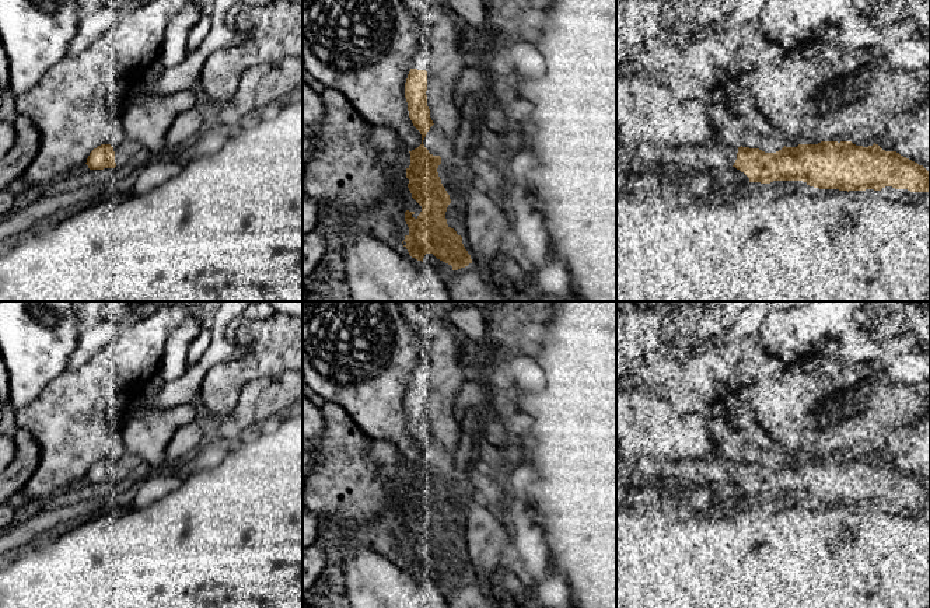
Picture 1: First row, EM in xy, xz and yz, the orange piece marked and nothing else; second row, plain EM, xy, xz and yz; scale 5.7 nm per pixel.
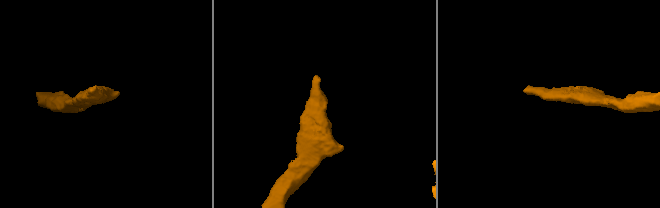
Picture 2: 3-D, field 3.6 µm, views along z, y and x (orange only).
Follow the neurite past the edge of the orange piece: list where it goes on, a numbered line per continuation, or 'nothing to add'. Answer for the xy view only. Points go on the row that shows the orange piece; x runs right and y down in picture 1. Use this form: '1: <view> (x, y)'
1: xy (126, 149)

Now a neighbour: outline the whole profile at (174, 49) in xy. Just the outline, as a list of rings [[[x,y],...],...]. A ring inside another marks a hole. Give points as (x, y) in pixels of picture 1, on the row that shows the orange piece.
[[[188,6],[169,20],[160,55],[160,62],[165,67],[174,67],[183,60],[189,34],[207,11],[209,7]]]

